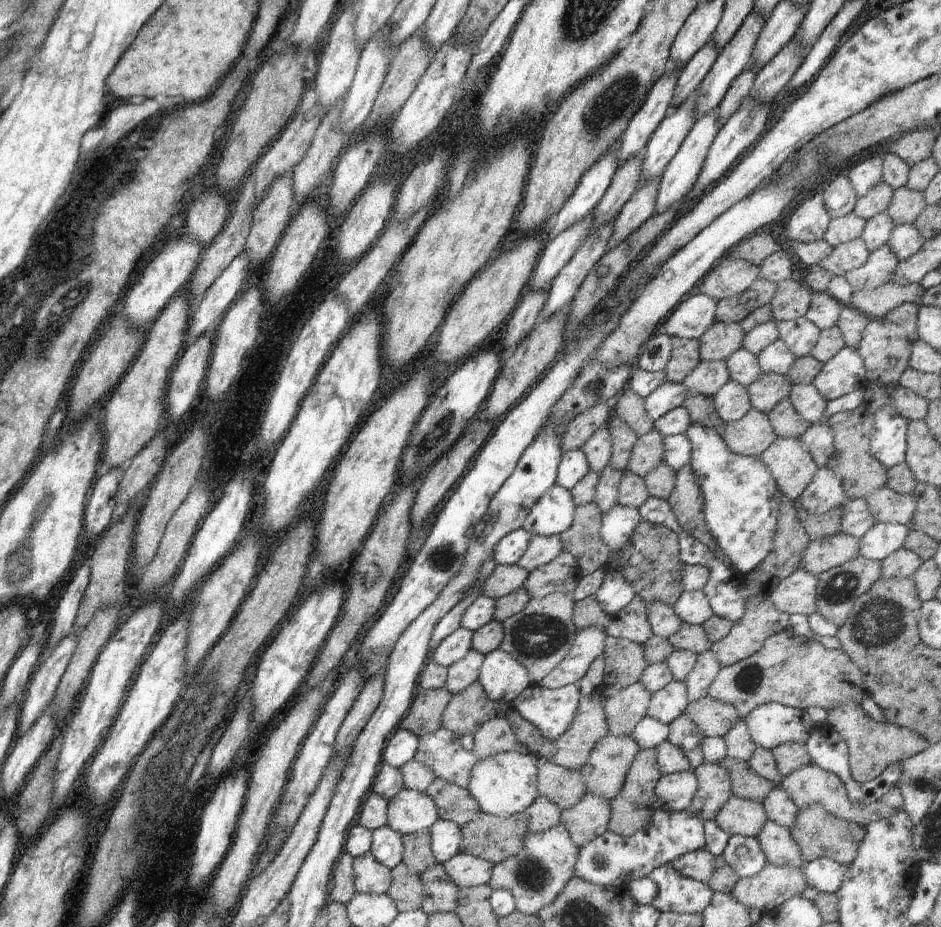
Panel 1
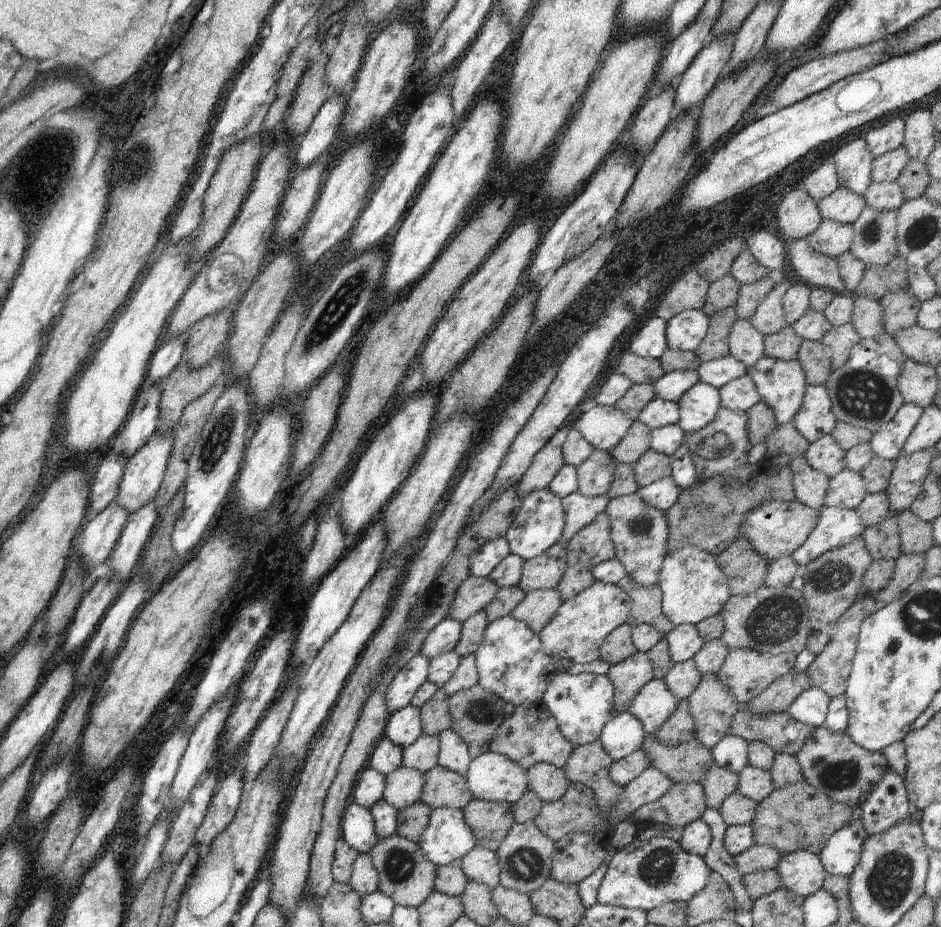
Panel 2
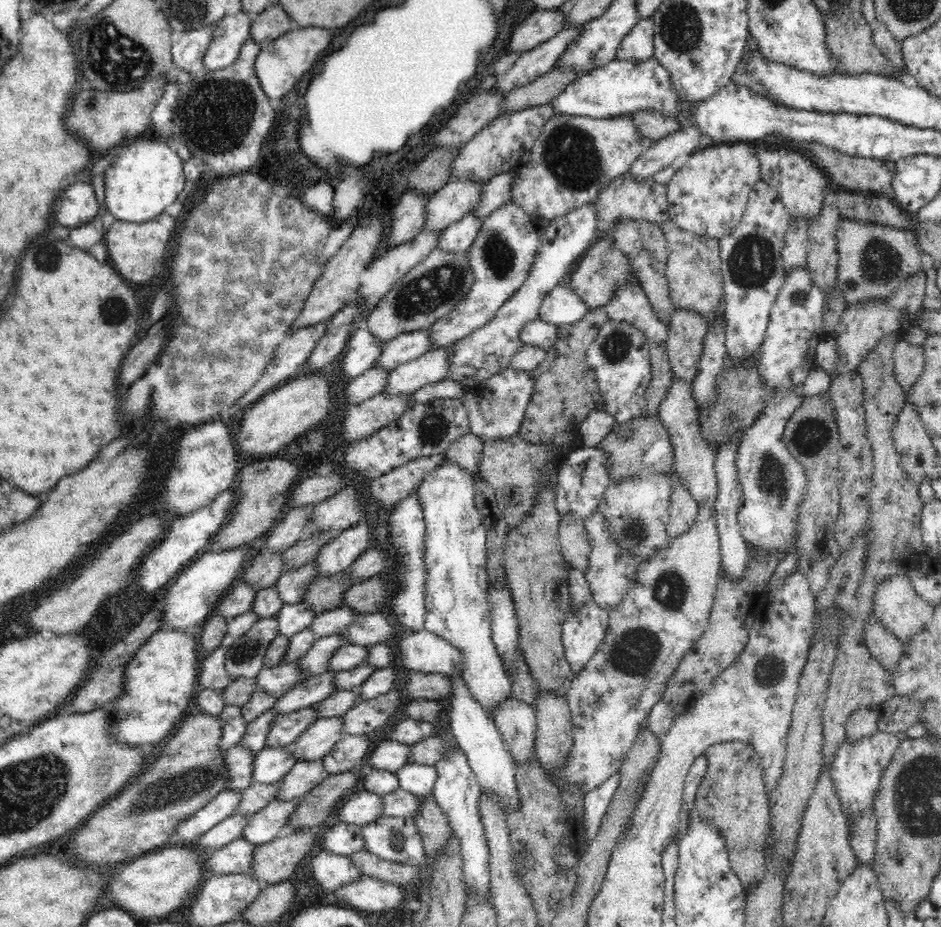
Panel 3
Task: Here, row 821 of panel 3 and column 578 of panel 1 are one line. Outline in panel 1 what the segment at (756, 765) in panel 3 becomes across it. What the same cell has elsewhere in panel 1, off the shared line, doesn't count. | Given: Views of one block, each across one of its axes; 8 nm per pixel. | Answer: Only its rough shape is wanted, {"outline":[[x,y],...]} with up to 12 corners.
{"outline":[[601,689],[583,695],[570,728],[546,740],[511,707],[518,744],[579,771],[608,735]]}

